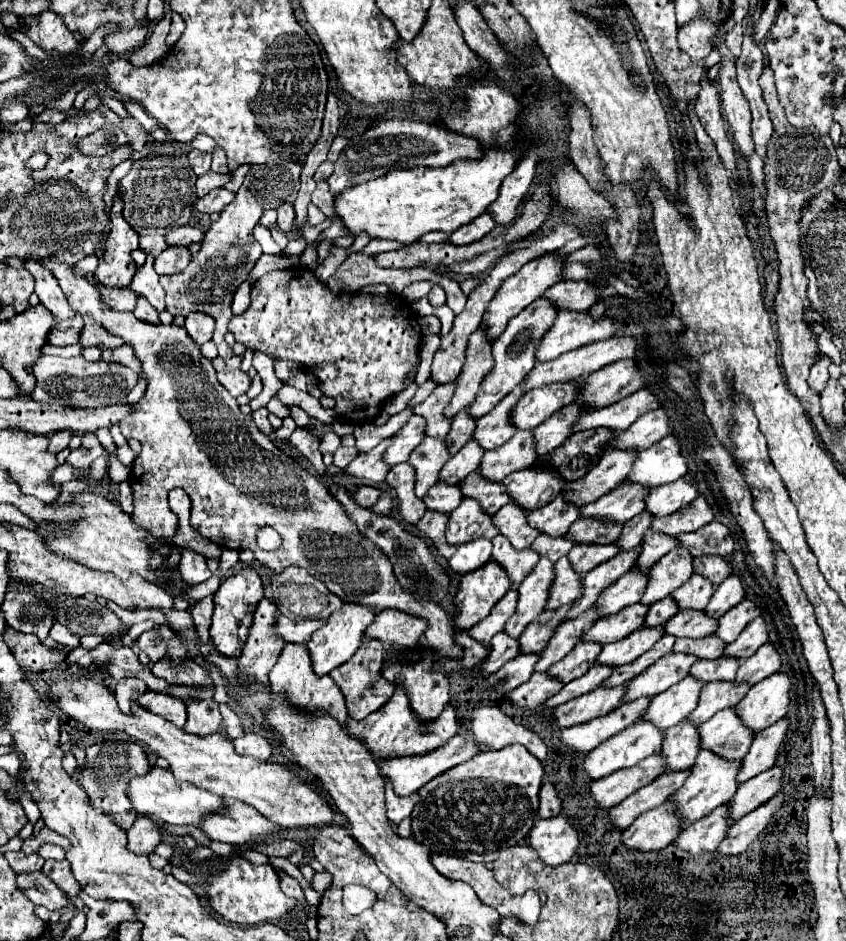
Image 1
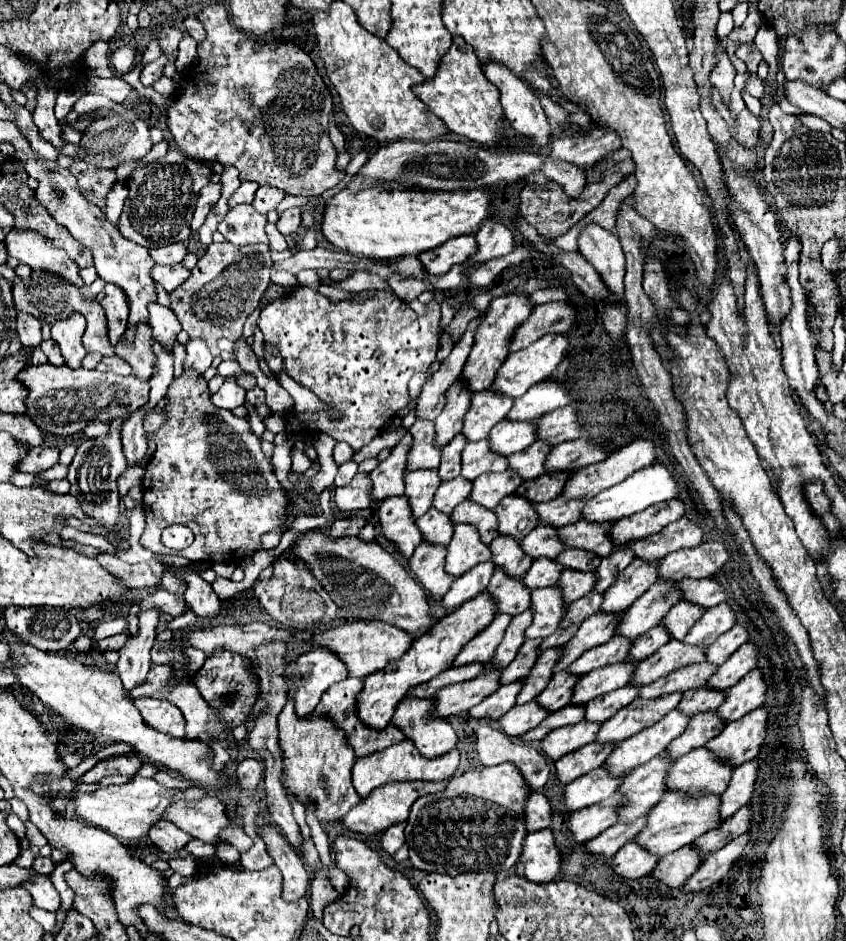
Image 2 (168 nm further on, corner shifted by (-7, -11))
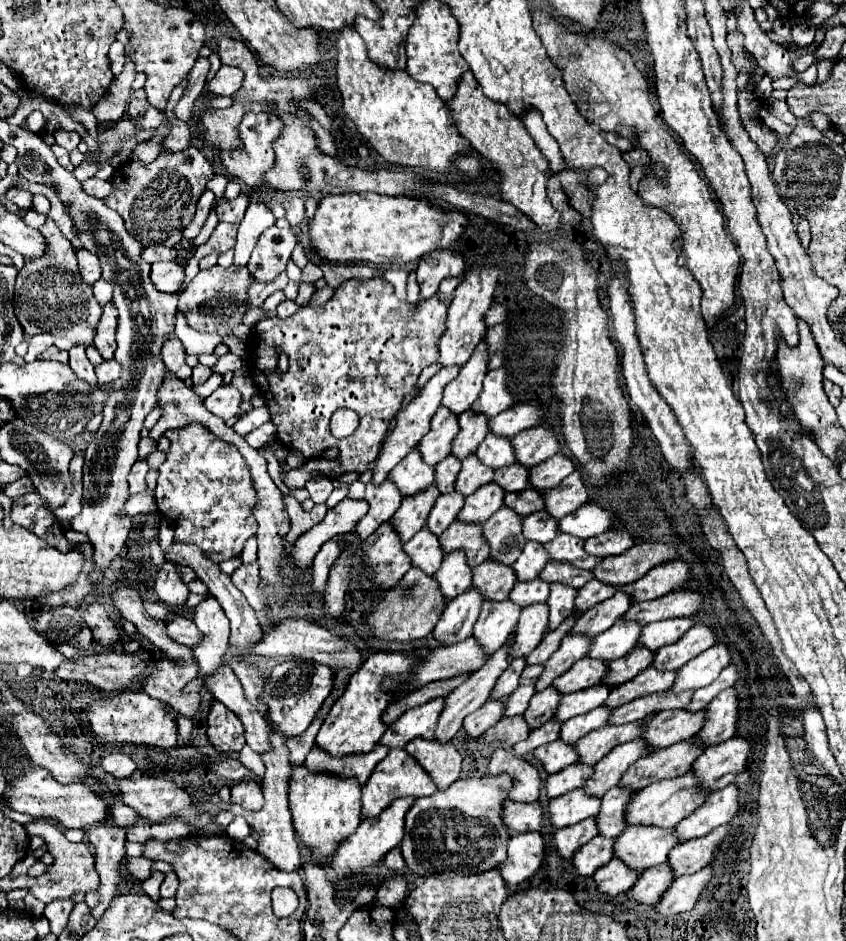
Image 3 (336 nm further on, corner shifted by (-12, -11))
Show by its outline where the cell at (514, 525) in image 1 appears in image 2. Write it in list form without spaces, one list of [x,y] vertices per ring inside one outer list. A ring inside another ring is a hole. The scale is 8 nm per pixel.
[[[499,535],[497,539],[493,539],[489,547],[493,551],[491,561],[511,577],[523,577],[533,563],[533,559],[527,557],[523,547],[519,547],[519,541],[507,539],[507,535]]]

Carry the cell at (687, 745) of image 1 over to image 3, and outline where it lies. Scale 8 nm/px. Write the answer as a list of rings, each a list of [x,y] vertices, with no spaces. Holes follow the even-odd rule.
[[[612,787],[608,793],[604,793],[602,797],[602,805],[600,805],[600,813],[596,815],[596,825],[598,825],[598,833],[602,837],[616,837],[620,835],[620,831],[624,831],[624,809],[630,801],[632,793],[620,787]]]

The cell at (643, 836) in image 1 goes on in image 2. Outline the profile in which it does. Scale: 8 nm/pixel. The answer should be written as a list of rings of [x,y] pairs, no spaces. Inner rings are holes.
[[[629,841],[613,857],[613,869],[621,877],[639,879],[643,875],[649,875],[655,869],[657,861],[659,861],[657,855],[647,855],[643,847],[639,847],[635,841]]]

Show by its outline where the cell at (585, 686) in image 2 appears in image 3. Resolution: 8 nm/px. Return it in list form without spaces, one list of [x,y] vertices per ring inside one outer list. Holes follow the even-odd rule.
[[[596,685],[596,687],[588,687],[584,691],[578,691],[578,693],[572,693],[572,695],[564,695],[558,703],[558,709],[556,709],[556,719],[558,723],[566,723],[568,719],[576,717],[576,715],[584,715],[596,707],[600,707],[606,697],[610,695],[612,687],[608,685]]]

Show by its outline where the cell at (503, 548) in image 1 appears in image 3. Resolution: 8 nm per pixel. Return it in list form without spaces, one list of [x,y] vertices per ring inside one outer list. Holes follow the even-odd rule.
[[[508,599],[500,603],[486,601],[482,605],[480,617],[474,625],[474,639],[480,641],[480,647],[488,657],[492,657],[492,653],[496,653],[508,641],[508,635],[514,633],[520,611],[522,609]]]

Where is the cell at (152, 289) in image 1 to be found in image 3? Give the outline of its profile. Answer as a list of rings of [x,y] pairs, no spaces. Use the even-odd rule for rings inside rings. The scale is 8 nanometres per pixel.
[[[172,339],[172,341],[164,343],[162,361],[164,361],[164,367],[168,369],[168,373],[176,375],[176,379],[186,381],[192,375],[192,367],[188,367],[184,361],[184,347],[182,347],[180,339]]]

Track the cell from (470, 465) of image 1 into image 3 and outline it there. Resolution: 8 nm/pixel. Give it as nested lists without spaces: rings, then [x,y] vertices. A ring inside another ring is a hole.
[[[452,491],[452,493],[446,493],[446,495],[440,495],[428,515],[428,521],[426,521],[426,527],[436,535],[440,537],[440,533],[446,531],[446,527],[456,519],[458,511],[462,509],[464,505],[464,495]]]

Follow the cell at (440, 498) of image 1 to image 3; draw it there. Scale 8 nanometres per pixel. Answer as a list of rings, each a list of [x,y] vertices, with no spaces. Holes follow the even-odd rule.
[[[426,527],[422,531],[418,531],[408,543],[404,543],[404,553],[410,557],[412,567],[422,569],[426,575],[436,573],[444,559],[438,537],[432,535]]]

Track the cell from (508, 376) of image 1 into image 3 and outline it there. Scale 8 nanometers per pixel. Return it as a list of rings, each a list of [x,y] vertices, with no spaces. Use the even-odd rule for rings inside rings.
[[[464,411],[458,417],[458,423],[460,423],[460,433],[452,441],[452,451],[450,453],[458,459],[464,459],[470,453],[474,453],[476,447],[488,435],[488,419],[486,419],[486,415]]]

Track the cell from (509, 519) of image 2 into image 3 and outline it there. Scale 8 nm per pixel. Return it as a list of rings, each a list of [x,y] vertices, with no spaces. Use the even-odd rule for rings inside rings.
[[[502,507],[482,525],[484,539],[488,539],[490,545],[490,559],[512,565],[520,557],[526,543],[524,535],[520,533],[520,523],[520,515],[512,513],[508,507]]]

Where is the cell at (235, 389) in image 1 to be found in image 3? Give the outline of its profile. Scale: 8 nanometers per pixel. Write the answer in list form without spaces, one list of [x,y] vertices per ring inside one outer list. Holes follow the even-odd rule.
[[[220,385],[206,401],[206,409],[212,413],[212,415],[218,415],[220,419],[228,421],[230,417],[236,415],[238,411],[238,405],[242,403],[242,395],[236,387],[232,385]]]

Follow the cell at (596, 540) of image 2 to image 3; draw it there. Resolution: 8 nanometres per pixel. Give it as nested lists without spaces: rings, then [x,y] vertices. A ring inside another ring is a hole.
[[[558,533],[556,539],[548,541],[544,545],[544,549],[550,555],[550,561],[558,561],[558,563],[570,563],[576,569],[592,569],[600,559],[596,557],[586,557],[584,547],[582,547],[582,539],[576,539],[572,535],[564,535]]]

